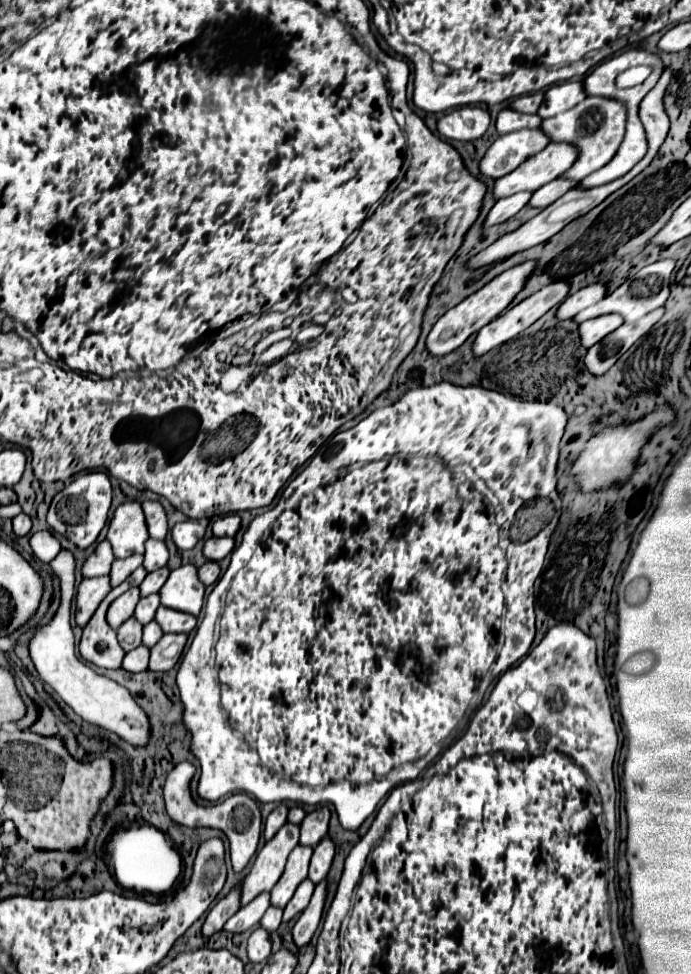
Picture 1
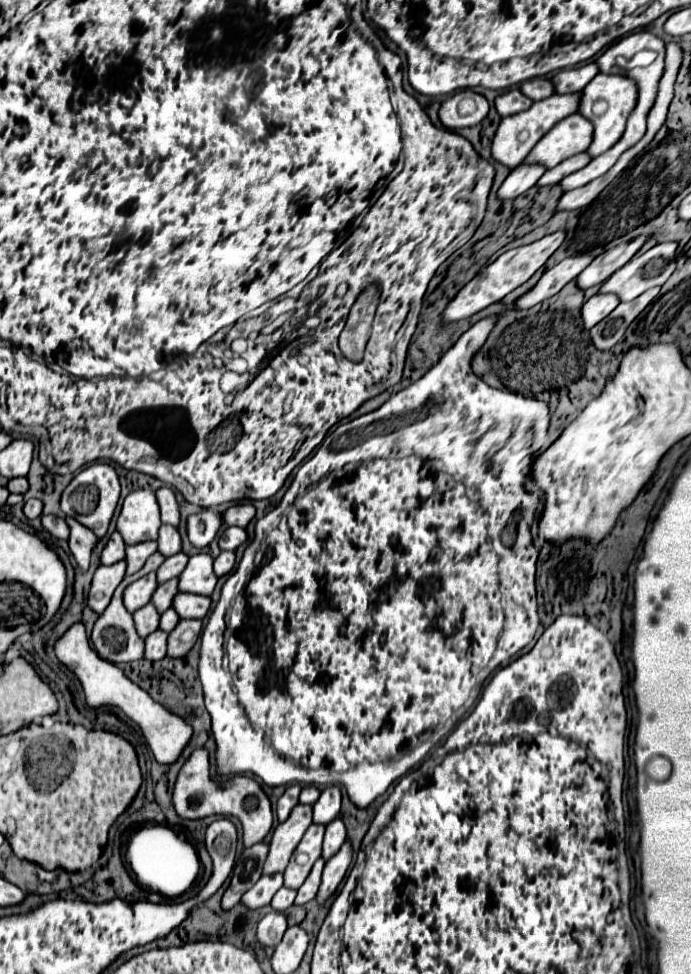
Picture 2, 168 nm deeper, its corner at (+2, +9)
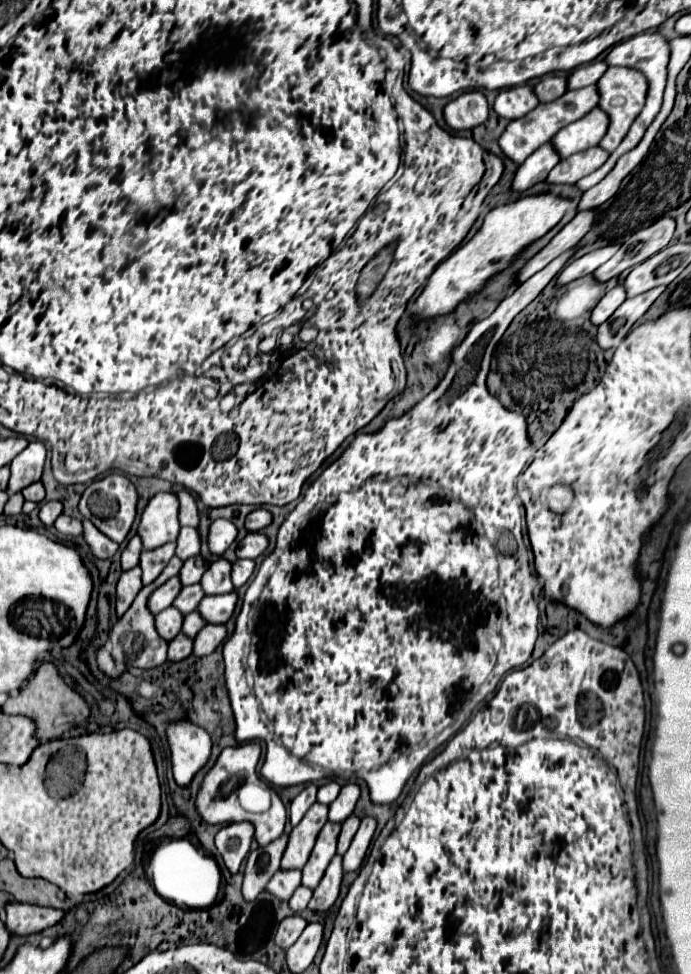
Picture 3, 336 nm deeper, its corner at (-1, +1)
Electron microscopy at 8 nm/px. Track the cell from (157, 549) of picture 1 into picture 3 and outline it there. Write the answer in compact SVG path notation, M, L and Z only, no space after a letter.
M181 528L177 536L177 548L175 556L181 560L187 560L191 556L199 554L199 532L197 528Z

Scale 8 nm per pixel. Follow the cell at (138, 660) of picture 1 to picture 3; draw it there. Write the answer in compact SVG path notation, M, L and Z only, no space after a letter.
M177 634L173 642L169 642L167 648L167 660L169 662L179 662L183 658L187 658L191 652L191 638L187 638L185 634Z

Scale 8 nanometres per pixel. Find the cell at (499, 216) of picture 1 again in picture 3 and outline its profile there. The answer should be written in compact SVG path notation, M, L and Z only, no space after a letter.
M543 144L539 150L535 150L517 170L513 178L513 190L525 192L533 188L535 184L543 182L547 174L553 170L553 166L559 162L559 154L551 148L551 144Z

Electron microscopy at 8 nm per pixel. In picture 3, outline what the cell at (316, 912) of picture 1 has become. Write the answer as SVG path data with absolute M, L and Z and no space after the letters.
M363 818L361 826L359 826L351 846L349 846L349 850L343 856L343 872L345 874L359 870L359 866L361 866L361 862L365 858L365 852L369 848L369 842L373 838L373 832L375 832L375 820L373 818Z

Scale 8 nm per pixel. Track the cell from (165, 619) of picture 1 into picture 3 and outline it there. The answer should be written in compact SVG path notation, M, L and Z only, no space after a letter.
M233 592L221 594L221 596L205 596L199 602L197 612L209 624L225 624L233 614L235 604L237 604L237 596Z

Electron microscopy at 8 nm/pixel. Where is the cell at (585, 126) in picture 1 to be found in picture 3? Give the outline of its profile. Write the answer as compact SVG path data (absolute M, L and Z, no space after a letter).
M609 68L601 80L597 82L597 90L599 90L599 108L609 116L609 130L603 136L603 140L599 142L599 146L605 152L613 152L621 140L625 138L625 134L629 132L633 120L639 116L639 112L645 106L645 96L647 96L647 80L641 72L633 70L633 68Z

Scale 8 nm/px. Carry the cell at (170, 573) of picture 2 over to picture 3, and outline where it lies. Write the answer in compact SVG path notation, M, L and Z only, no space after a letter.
M201 556L197 558L189 558L183 562L183 568L179 572L179 580L181 580L181 586L187 586L187 584L197 584L205 572L207 564Z

